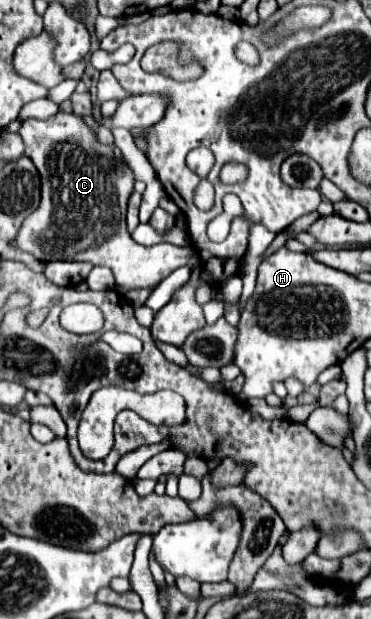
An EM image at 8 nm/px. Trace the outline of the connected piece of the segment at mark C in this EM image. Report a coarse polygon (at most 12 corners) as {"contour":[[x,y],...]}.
{"contour":[[76,113],[20,127],[42,177],[16,245],[112,269],[126,295],[198,267],[138,245],[134,171]]}

